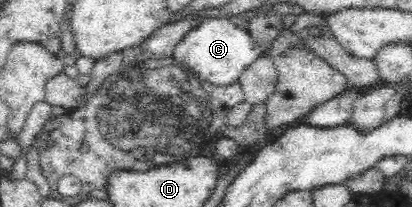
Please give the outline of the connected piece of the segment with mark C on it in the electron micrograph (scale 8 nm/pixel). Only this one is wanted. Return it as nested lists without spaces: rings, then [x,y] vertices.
[[[207,17],[187,31],[181,42],[177,42],[172,56],[183,66],[202,75],[212,85],[229,86],[231,83],[238,83],[239,76],[247,66],[266,53],[267,47],[256,45],[247,30],[230,19]]]

